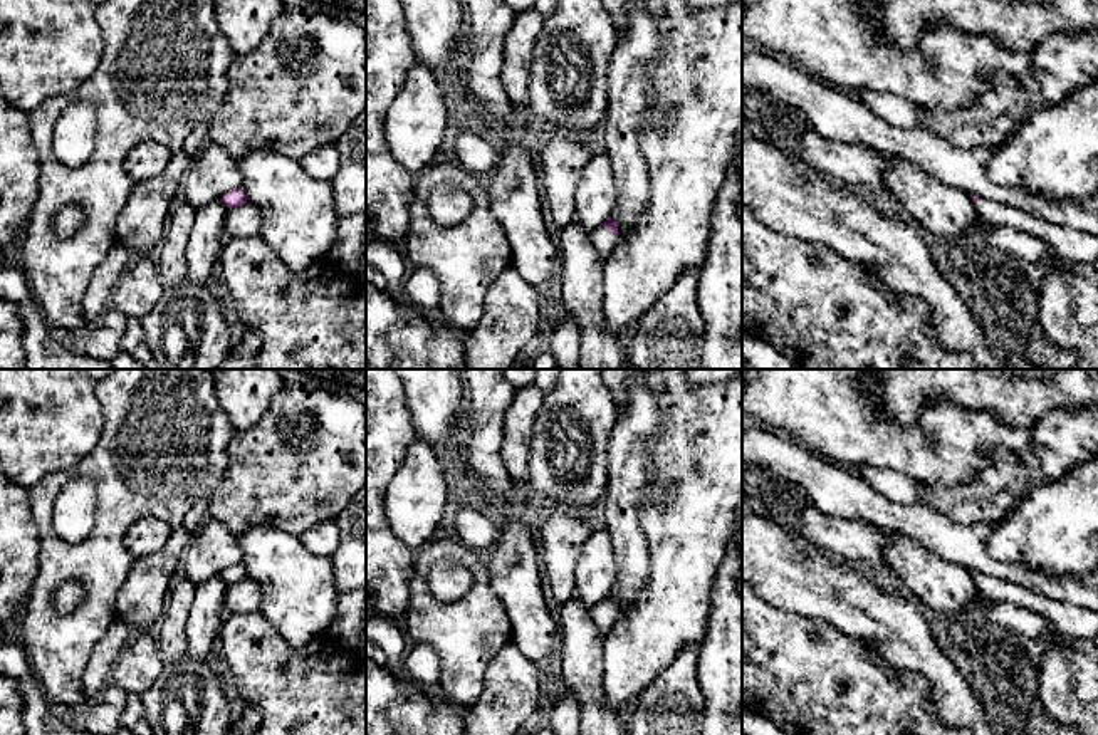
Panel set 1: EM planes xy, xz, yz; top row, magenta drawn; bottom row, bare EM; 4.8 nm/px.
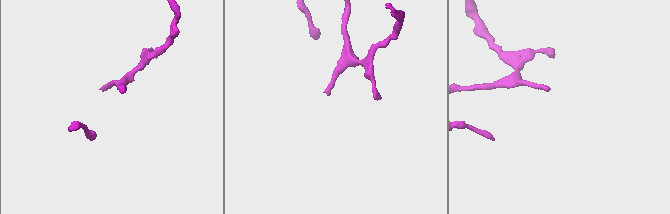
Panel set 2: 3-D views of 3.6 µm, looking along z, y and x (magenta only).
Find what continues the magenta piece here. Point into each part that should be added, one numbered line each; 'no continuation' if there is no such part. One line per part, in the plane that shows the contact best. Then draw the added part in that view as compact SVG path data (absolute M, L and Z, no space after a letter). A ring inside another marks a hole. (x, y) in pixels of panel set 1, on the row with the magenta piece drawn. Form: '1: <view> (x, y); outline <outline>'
1: xz (605, 242); outline M604 225L591 232L591 242L604 263L618 243L618 237L609 233Z

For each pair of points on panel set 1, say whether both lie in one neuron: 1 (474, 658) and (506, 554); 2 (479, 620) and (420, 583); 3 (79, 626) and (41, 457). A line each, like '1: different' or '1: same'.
1: different
2: same
3: different

